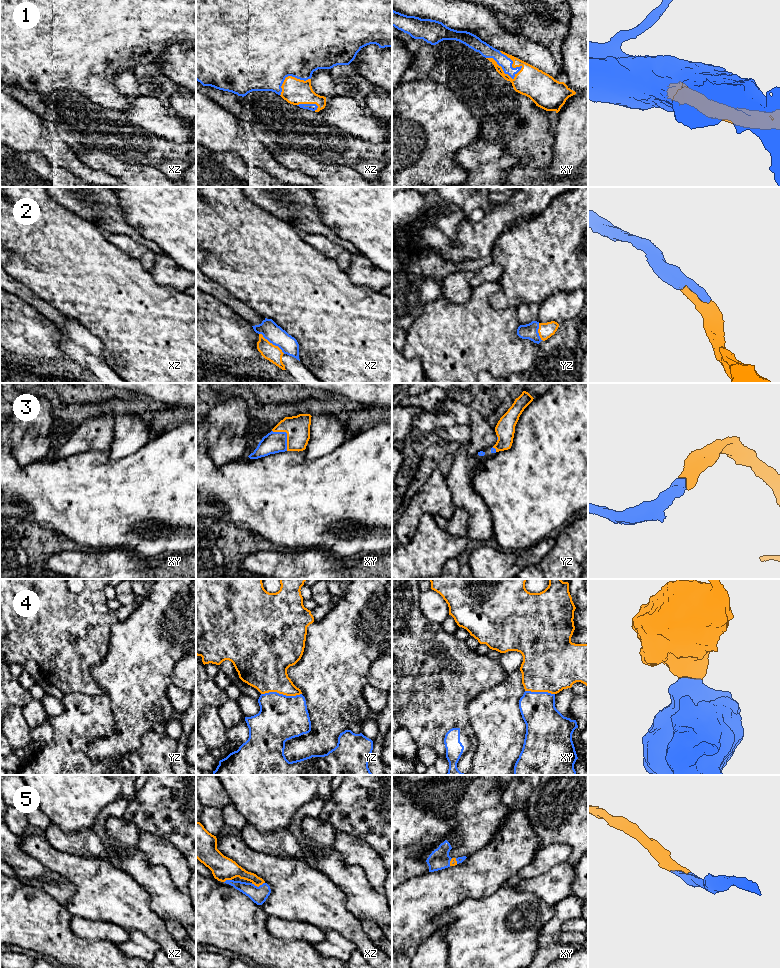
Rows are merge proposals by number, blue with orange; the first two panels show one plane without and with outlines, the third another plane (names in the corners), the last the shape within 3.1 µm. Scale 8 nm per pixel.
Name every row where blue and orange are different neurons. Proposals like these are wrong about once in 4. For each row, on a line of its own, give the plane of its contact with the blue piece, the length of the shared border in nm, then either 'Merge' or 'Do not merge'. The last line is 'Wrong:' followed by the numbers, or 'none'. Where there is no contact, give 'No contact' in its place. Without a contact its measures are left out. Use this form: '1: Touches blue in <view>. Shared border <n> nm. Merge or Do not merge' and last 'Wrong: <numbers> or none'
1: Touches blue in xy. Shared border 300 nm. Merge
2: Touches blue in xz. Shared border 260 nm. Merge
3: Touches blue in xy. Shared border 200 nm. Merge
4: Touches blue in yz. Shared border 320 nm. Do not merge
5: Touches blue in xz. Shared border 110 nm. Merge
Wrong: 4

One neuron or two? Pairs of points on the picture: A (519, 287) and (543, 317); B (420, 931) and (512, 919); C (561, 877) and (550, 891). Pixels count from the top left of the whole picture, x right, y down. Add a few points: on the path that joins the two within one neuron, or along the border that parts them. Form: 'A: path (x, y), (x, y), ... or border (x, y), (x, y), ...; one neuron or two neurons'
A: border (560, 292), (549, 296), (540, 305); two neurons
B: border (449, 909), (453, 918), (437, 918), (436, 929); two neurons
C: path (559, 880), (551, 888); one neuron

